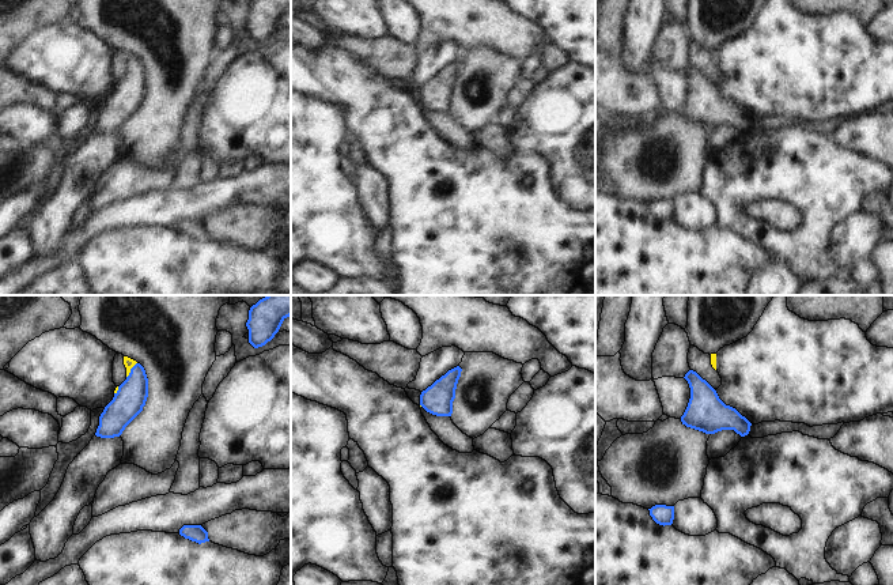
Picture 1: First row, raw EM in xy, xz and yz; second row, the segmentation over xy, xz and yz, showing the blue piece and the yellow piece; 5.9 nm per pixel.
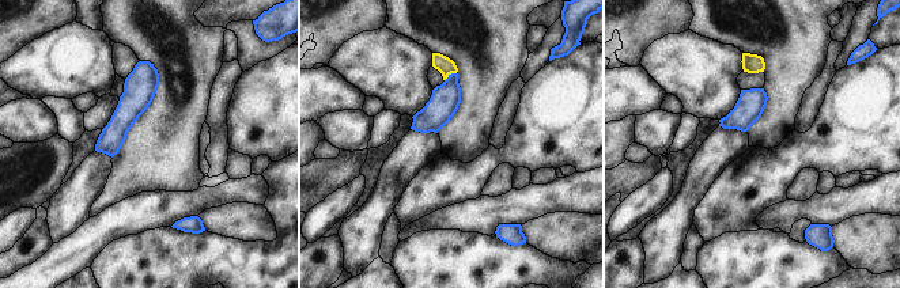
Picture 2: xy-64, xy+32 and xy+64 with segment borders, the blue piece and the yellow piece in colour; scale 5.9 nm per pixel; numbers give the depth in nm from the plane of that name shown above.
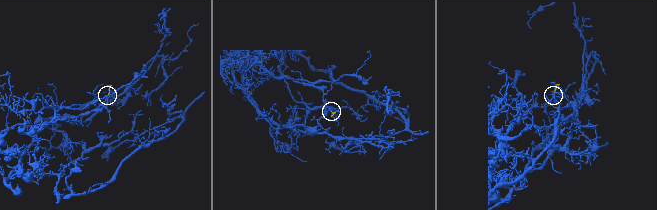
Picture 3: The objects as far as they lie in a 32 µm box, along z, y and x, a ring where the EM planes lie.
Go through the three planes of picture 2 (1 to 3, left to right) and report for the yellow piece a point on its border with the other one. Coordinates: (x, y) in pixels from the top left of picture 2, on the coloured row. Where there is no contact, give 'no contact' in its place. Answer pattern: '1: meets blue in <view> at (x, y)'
1: no contact
2: meets blue in xy+32 at (450, 75)
3: no contact

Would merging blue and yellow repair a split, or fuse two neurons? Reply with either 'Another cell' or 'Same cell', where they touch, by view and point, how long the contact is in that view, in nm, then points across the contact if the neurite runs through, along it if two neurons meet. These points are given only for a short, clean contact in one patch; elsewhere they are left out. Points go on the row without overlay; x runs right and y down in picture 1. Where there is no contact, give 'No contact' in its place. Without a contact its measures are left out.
Same cell. Touches blue at xy (131, 65). Shared border 110 nm. Path across: xy (131, 93), (131, 65), (128, 57).

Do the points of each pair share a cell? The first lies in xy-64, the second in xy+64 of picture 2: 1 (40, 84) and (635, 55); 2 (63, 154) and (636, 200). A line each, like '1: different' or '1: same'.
1: different
2: different

